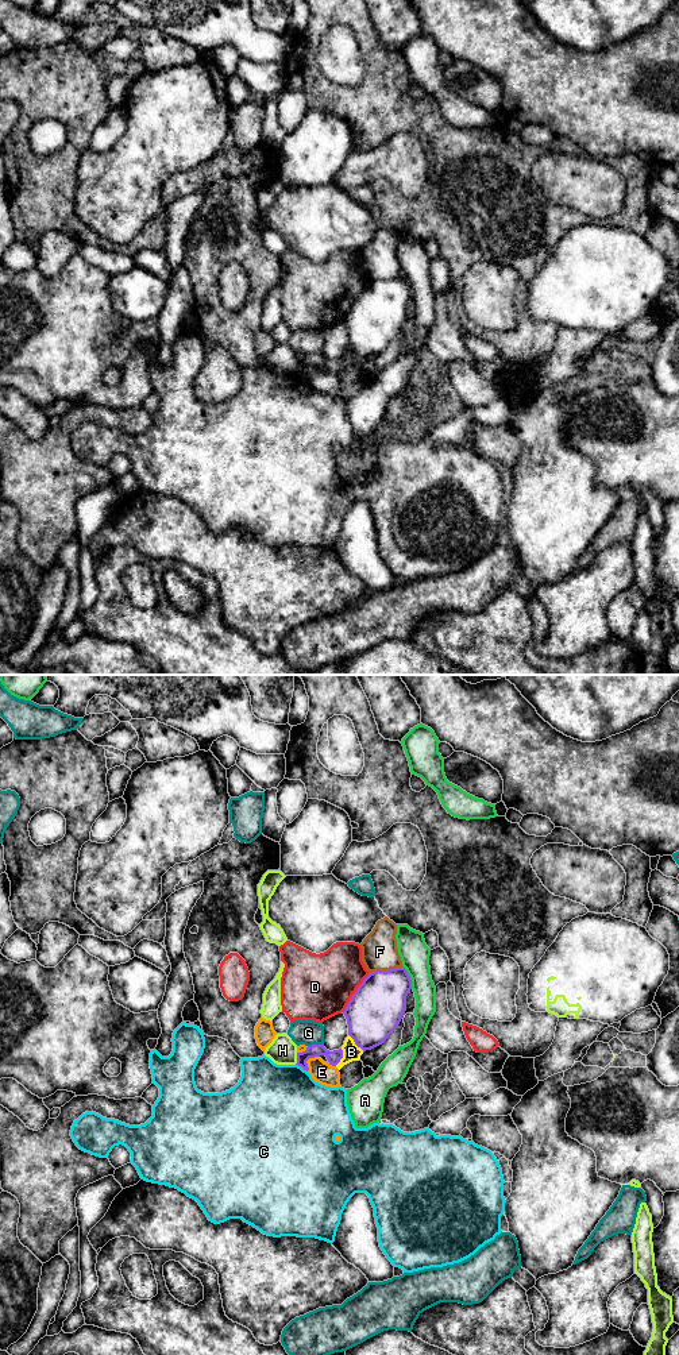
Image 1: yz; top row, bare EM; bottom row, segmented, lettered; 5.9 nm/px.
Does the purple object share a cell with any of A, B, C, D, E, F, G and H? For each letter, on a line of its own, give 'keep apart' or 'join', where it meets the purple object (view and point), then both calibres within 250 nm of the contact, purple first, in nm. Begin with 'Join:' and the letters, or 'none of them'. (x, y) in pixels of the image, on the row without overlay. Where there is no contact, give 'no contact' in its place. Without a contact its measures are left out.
Join: none of them
A: keep apart; contact yz (409, 286); calibres 320 and 180 nm
B: keep apart; contact yz (355, 352); calibres 320 and 100 nm
C: keep apart; contact yz (301, 375); calibres 80 and 460 nm
D: keep apart; contact yz (355, 301); calibres 320 and 400 nm
E: keep apart; contact yz (308, 367); calibres 80 and 130 nm
F: keep apart; contact yz (386, 280); calibres 320 and 220 nm
G: keep apart; contact yz (315, 354); calibres 80 and 150 nm
H: keep apart; contact yz (297, 367); calibres 80 and 170 nm

